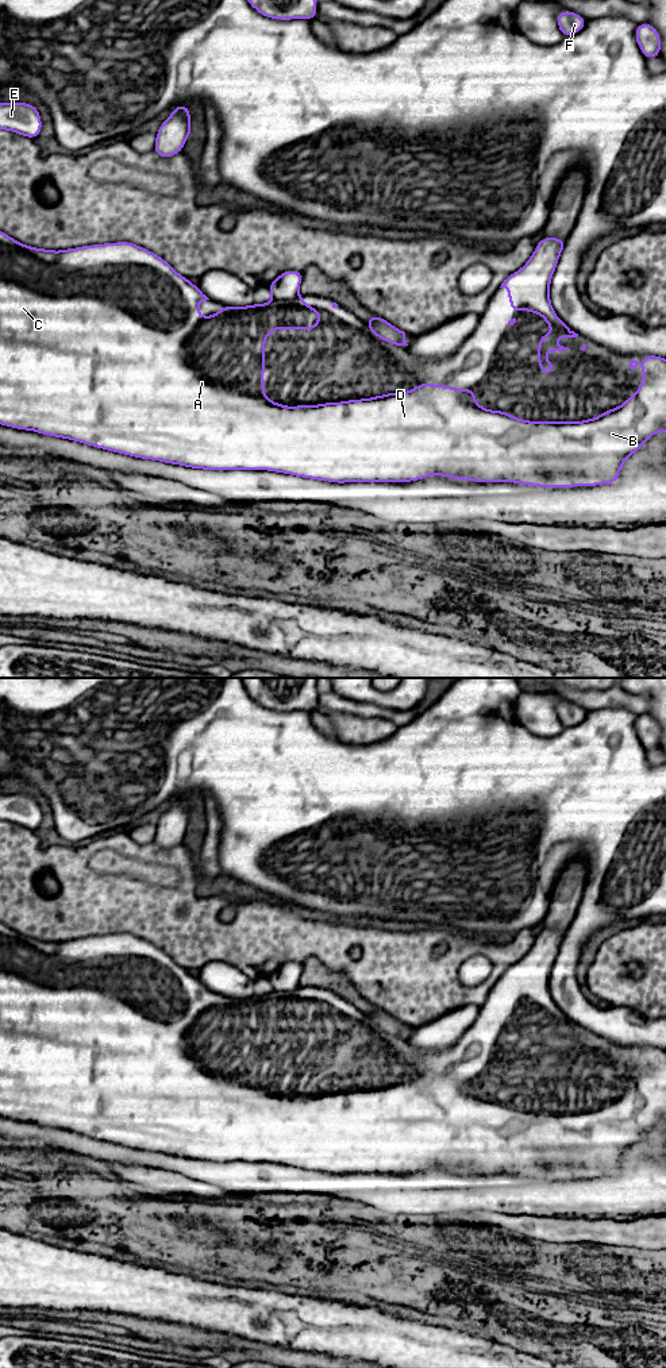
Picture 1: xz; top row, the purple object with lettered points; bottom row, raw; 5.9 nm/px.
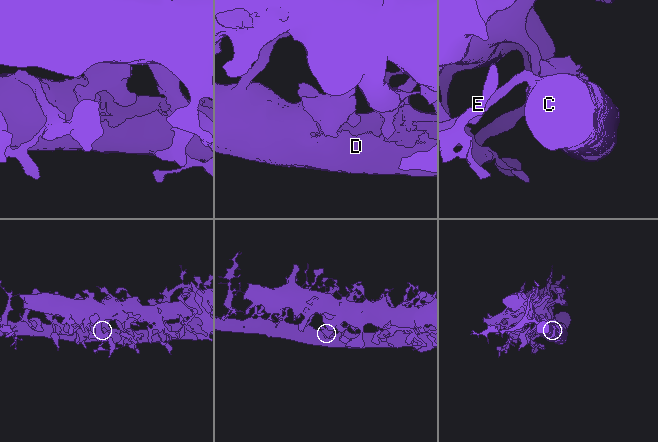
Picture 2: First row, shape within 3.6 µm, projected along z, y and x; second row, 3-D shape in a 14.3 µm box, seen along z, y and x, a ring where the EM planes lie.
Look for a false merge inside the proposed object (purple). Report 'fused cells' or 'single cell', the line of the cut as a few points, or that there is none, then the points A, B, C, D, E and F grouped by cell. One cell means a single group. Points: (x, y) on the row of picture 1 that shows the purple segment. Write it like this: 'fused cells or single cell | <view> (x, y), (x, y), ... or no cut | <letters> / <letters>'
fused cells | xz (297, 295), (293, 299), (273, 299) | A B C D / E F

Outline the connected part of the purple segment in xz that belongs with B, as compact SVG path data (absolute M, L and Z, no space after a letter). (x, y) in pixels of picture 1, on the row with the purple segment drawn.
M0 231L0 424L16 429L35 431L69 439L140 459L159 461L201 470L269 470L300 478L346 482L413 482L432 475L458 481L513 482L538 488L598 486L619 481L619 471L628 456L639 451L655 433L666 432L666 358L644 355L643 381L636 393L620 406L582 421L530 421L516 419L505 411L482 408L476 400L477 389L454 389L431 381L409 392L392 392L372 398L286 406L276 404L265 393L265 342L274 330L317 330L322 311L309 307L303 296L294 300L272 300L266 304L226 307L213 316L199 316L199 302L209 300L199 286L178 274L163 258L130 242L80 246L61 251L26 246Z

